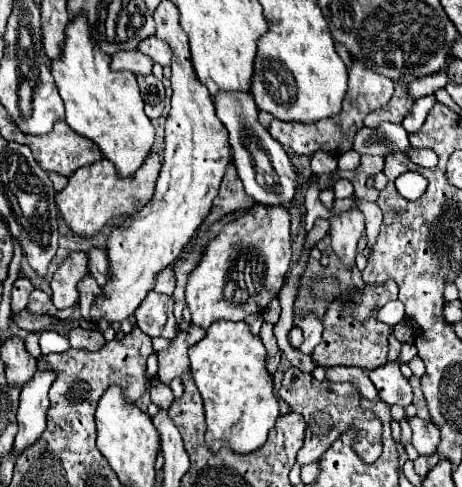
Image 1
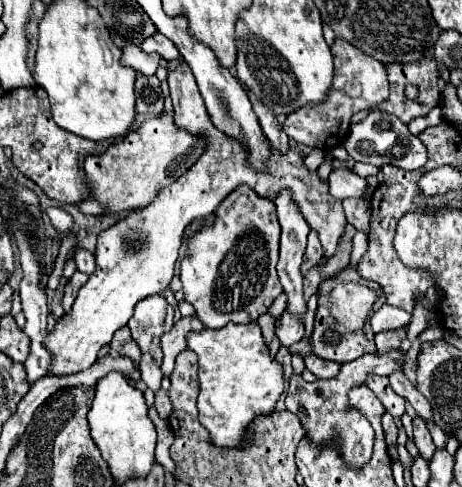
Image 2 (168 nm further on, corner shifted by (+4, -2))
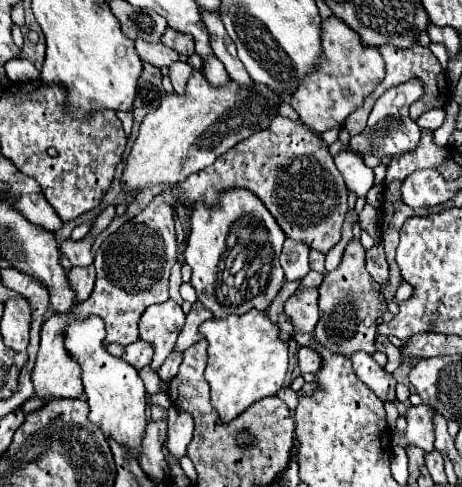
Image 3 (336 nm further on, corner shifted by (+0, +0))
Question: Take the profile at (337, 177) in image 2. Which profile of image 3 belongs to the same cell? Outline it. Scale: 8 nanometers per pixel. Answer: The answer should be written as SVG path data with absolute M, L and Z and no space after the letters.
M345 149L345 151L337 153L333 159L335 159L335 165L341 171L349 191L353 191L357 195L365 195L373 187L375 173L371 167L367 167L363 163L363 157Z

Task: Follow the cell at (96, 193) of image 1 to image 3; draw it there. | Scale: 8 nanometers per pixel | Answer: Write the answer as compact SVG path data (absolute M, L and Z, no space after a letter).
M203 69L193 71L183 95L167 93L161 105L145 115L123 171L125 189L141 191L155 183L175 185L185 181L191 173L213 165L213 161L227 153L235 143L267 129L275 115L279 115L281 101L281 93L275 93L267 85L255 83L247 89L235 81L227 81L227 85L215 89L213 85L207 85Z

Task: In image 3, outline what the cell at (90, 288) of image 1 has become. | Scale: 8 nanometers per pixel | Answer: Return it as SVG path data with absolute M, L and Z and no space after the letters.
M89 265L87 269L83 269L83 267L73 267L69 273L67 273L67 277L69 277L69 283L71 283L71 287L75 289L75 293L77 293L77 301L81 303L81 301L85 301L89 295L91 295L91 291L93 291L93 281L95 281L95 267L93 265Z

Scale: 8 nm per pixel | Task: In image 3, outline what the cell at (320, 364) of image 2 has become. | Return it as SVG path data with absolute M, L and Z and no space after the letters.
M301 347L297 357L299 357L299 369L301 369L301 373L317 373L319 371L321 357L315 351L311 351L307 347Z

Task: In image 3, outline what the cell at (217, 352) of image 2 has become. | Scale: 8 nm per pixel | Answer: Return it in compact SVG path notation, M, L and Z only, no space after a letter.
M251 309L245 315L205 321L199 331L209 341L209 363L205 379L211 387L211 403L227 423L241 415L255 401L277 395L287 373L287 343L279 337L279 325L271 323L267 313Z

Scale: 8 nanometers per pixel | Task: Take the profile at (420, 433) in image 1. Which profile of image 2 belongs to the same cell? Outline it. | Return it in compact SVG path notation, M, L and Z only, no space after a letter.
M419 417L413 419L413 439L415 439L415 445L419 449L419 455L429 461L433 457L433 453L435 453L437 447L435 447L435 443L431 439L431 433L429 433L425 421L419 419Z

